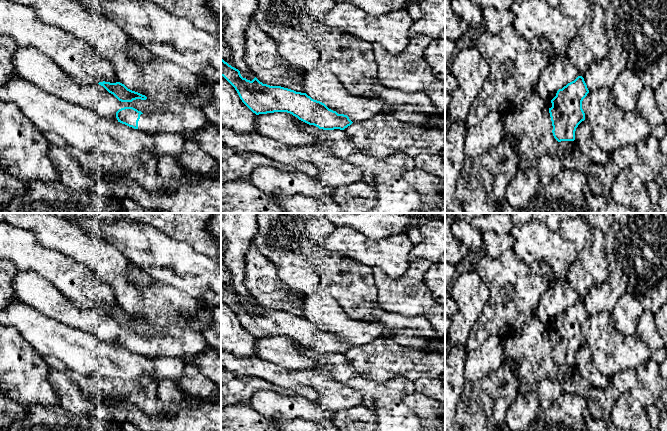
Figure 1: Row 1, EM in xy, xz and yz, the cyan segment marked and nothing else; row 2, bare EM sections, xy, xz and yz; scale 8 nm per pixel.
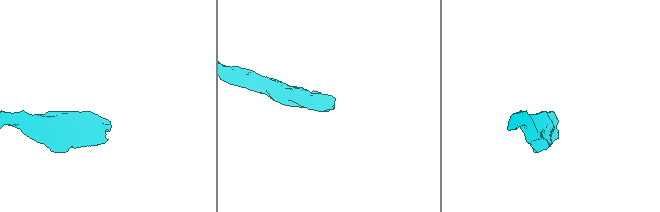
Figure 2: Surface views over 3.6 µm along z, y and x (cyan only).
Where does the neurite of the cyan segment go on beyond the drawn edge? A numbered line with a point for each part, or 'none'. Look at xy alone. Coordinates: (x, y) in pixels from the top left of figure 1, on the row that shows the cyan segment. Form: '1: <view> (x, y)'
1: xy (177, 117)

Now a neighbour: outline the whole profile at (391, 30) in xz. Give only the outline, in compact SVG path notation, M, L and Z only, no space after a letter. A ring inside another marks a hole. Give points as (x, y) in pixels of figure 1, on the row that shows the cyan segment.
M336 2L323 24L340 29L371 44L382 45L392 55L399 55L410 42L409 30L414 22L405 9L371 16L346 2Z

